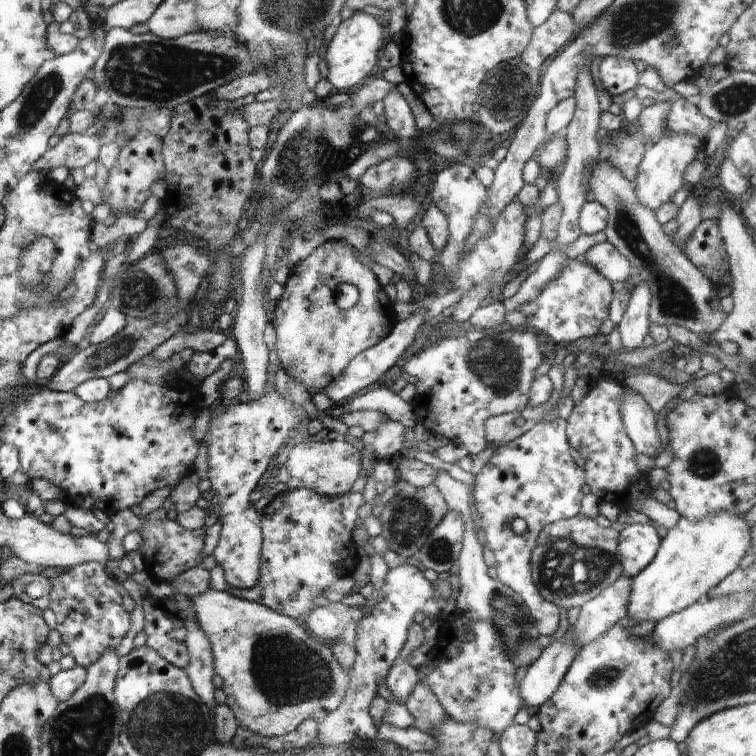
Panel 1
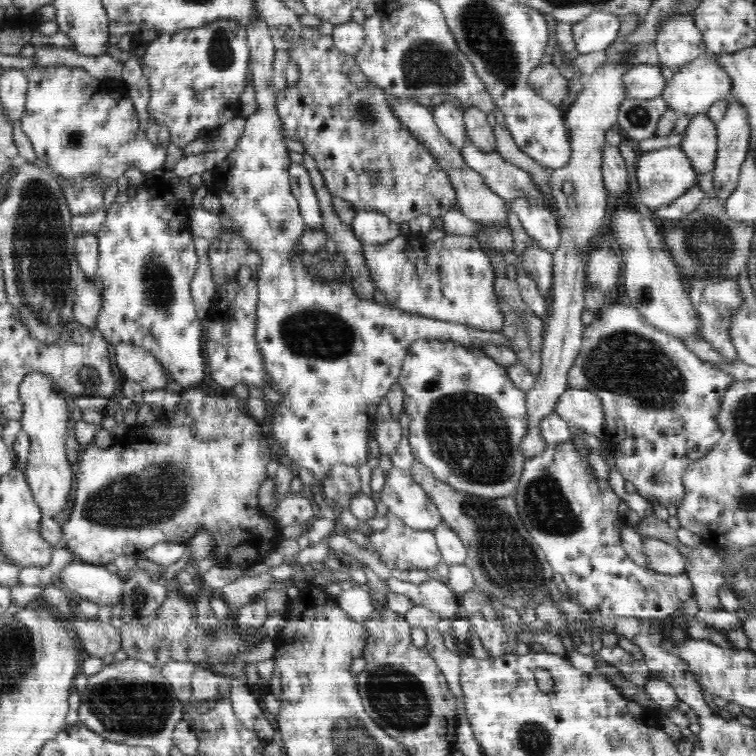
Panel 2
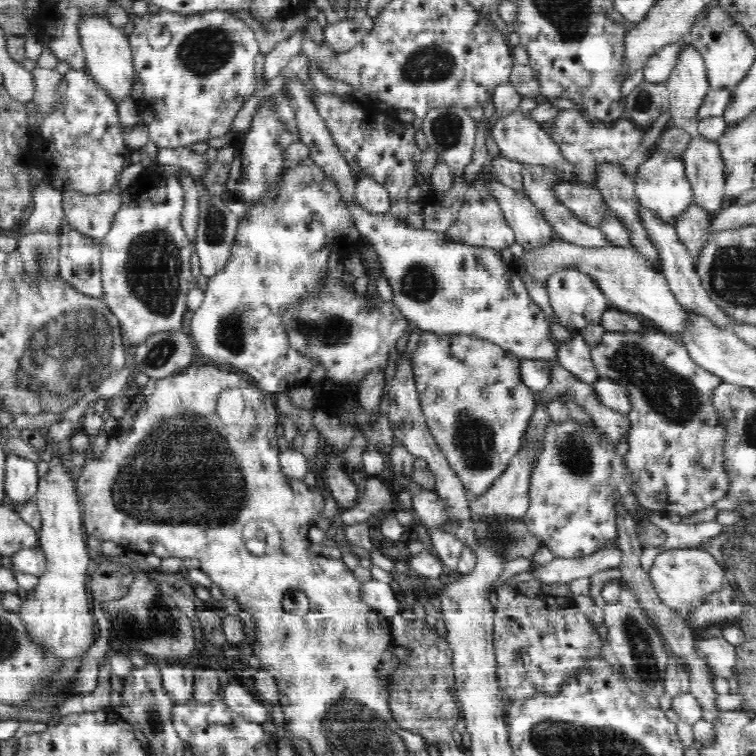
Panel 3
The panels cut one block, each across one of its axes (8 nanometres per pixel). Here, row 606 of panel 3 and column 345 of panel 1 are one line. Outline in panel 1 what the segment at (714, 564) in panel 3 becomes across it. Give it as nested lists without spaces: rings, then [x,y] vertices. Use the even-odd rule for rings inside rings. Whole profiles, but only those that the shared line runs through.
[[[209,588],[190,600],[197,620],[209,638],[215,674],[223,680],[222,690],[226,693],[226,704],[240,727],[263,737],[281,737],[295,731],[306,719],[321,723],[343,704],[351,683],[351,670],[345,669],[334,658],[330,645],[316,639],[304,624],[263,604],[242,600],[225,591]]]

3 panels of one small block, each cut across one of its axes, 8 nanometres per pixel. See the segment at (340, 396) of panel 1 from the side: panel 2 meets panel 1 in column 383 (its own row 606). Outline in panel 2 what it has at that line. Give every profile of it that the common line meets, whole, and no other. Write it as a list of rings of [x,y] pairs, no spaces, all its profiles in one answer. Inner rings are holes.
[[[367,584],[353,586],[349,590],[342,590],[335,597],[336,603],[338,603],[340,609],[348,613],[350,618],[364,622],[377,613],[370,591]]]

